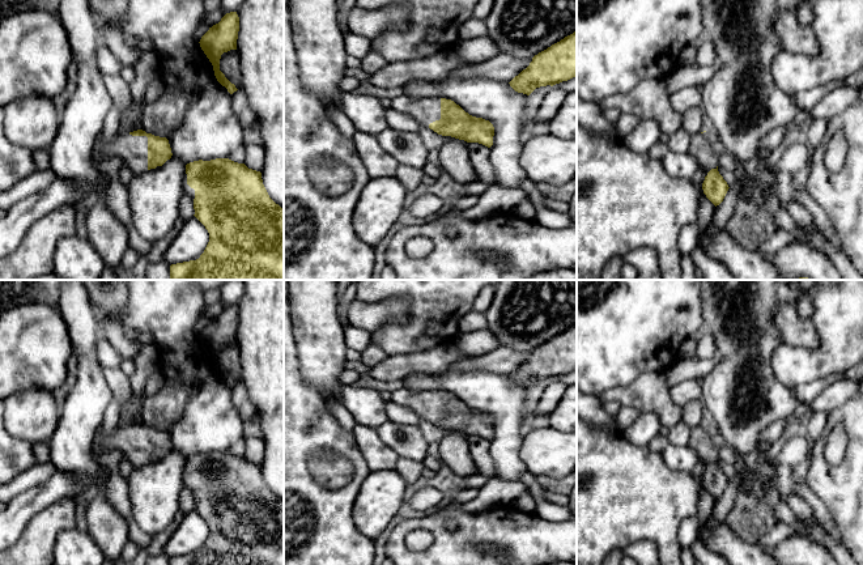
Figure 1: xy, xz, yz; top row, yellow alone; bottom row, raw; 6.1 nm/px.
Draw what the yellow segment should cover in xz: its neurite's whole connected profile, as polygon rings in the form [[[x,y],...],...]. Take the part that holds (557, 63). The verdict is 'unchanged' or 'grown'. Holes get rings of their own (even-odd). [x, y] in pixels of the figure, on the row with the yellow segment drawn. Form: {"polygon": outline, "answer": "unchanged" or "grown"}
{"polygon": [[[577,31],[535,55],[530,65],[509,84],[515,92],[530,95],[536,88],[553,86],[573,77],[577,77]]], "answer": "unchanged"}

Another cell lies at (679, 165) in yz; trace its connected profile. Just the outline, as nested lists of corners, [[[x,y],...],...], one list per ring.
[[[669,150],[662,160],[662,163],[671,177],[679,179],[692,179],[698,170],[698,163],[689,152],[673,153]]]

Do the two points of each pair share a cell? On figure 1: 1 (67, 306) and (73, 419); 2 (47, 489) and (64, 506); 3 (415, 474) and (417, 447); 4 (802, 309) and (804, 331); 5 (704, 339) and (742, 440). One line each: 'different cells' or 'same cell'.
1: same cell
2: different cells
3: different cells
4: different cells
5: different cells

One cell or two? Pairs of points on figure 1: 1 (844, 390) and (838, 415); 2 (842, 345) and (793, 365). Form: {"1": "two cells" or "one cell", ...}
{"1": "two cells", "2": "one cell"}

